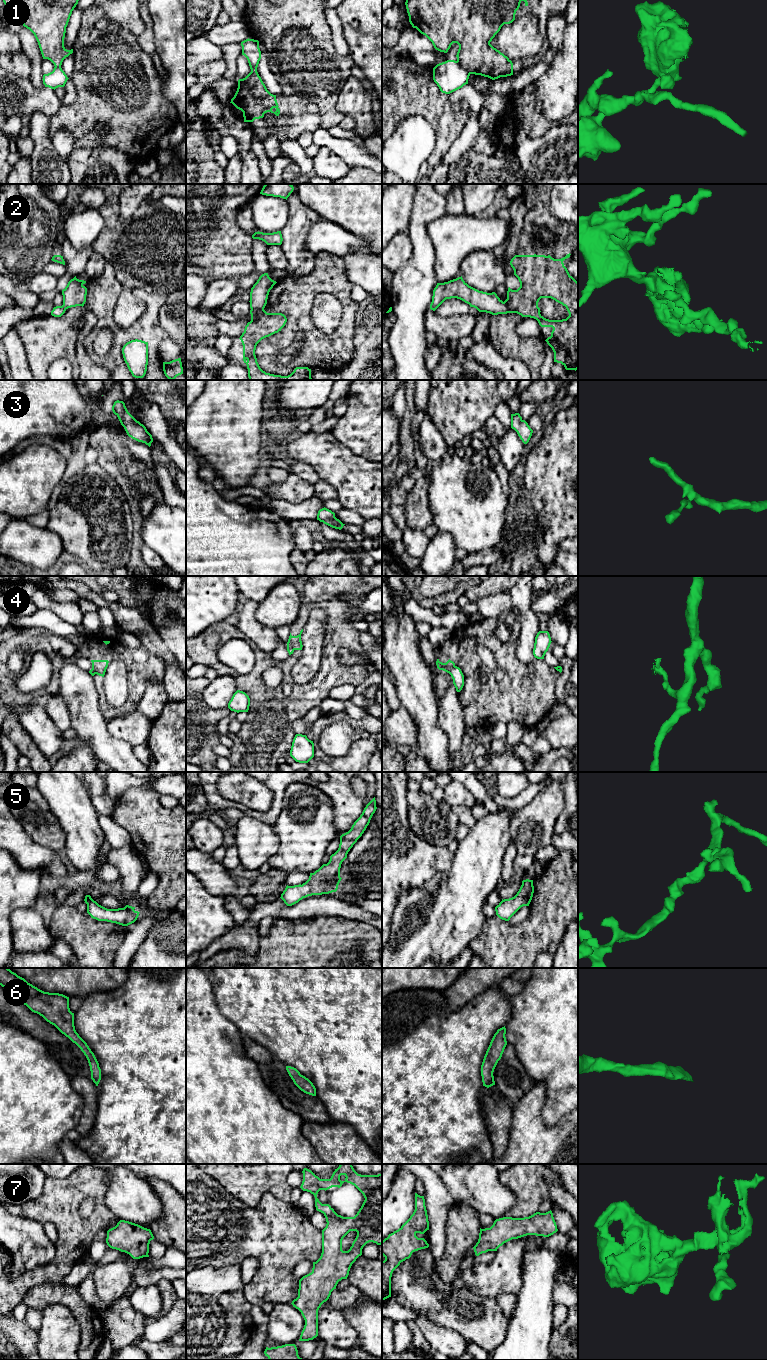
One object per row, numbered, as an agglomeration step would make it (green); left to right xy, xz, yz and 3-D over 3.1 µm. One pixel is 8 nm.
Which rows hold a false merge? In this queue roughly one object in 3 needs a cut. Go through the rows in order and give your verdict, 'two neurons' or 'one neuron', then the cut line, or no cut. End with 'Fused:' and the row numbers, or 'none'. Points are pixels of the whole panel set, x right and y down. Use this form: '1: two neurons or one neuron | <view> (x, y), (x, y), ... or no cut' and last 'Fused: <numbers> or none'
1: two neurons | yz (457, 60), (470, 73)
2: two neurons | xz (263, 308), (259, 315), (251, 321)
3: one neuron | no cut
4: two neurons | yz (455, 666), (449, 673)
5: one neuron | no cut
6: one neuron | no cut
7: one neuron | no cut
Fused: 1, 2, 4

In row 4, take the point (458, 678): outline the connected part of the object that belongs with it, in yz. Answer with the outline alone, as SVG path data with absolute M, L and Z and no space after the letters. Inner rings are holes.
M457 666L450 670L450 675L453 679L453 684L457 692L460 692L464 686L464 675L461 669Z

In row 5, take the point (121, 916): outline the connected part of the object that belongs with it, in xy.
M86 895L84 901L87 904L87 913L91 918L98 921L128 926L137 920L140 913L134 910L135 907L129 905L126 905L124 908L107 909L94 901L90 895Z

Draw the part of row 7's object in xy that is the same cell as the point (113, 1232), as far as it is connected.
M120 1220L107 1231L106 1243L112 1248L129 1254L133 1259L149 1257L149 1244L154 1239L150 1229Z

